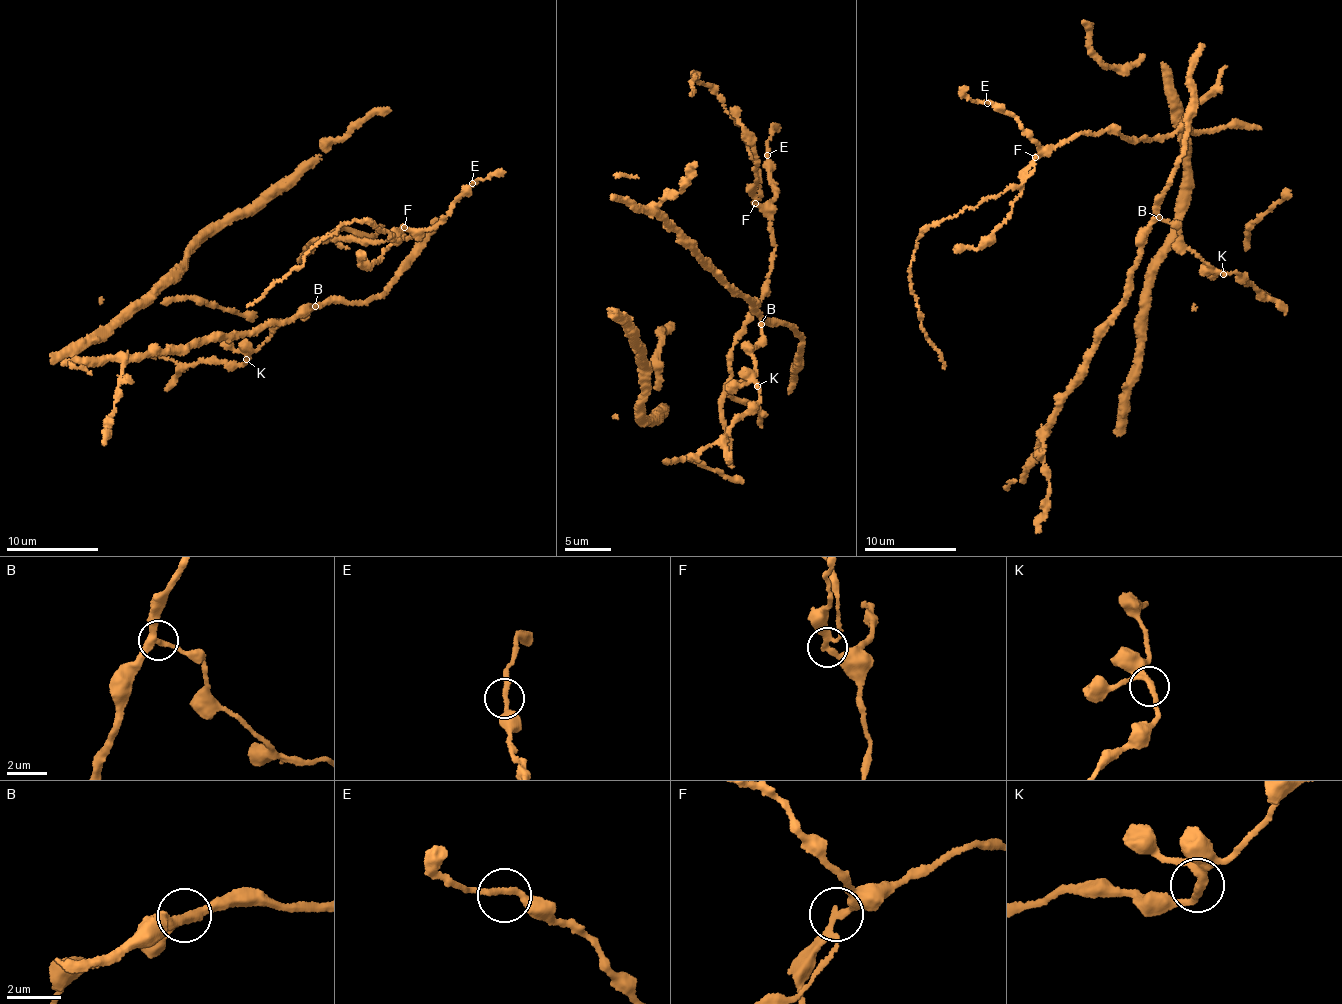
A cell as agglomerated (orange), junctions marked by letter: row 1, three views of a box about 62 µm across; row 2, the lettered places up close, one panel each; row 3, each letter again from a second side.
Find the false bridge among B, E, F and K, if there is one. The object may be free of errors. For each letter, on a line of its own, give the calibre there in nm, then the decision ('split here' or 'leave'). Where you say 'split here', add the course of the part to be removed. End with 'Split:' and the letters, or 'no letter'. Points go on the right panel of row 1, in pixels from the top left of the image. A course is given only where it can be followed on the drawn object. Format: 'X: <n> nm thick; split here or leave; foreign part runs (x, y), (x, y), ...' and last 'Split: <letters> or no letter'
B: 280 nm thick; leave
E: 240 nm thick; leave
F: 190 nm thick; split here; foreign part runs (1036, 156), (1025, 181), (931, 225), (916, 240), (908, 268), (913, 294), (944, 369)
K: 240 nm thick; leave
Split: F

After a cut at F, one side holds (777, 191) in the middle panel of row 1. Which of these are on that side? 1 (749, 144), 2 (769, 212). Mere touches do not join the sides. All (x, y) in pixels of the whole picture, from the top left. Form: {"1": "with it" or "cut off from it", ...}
{"1": "cut off from it", "2": "with it"}

